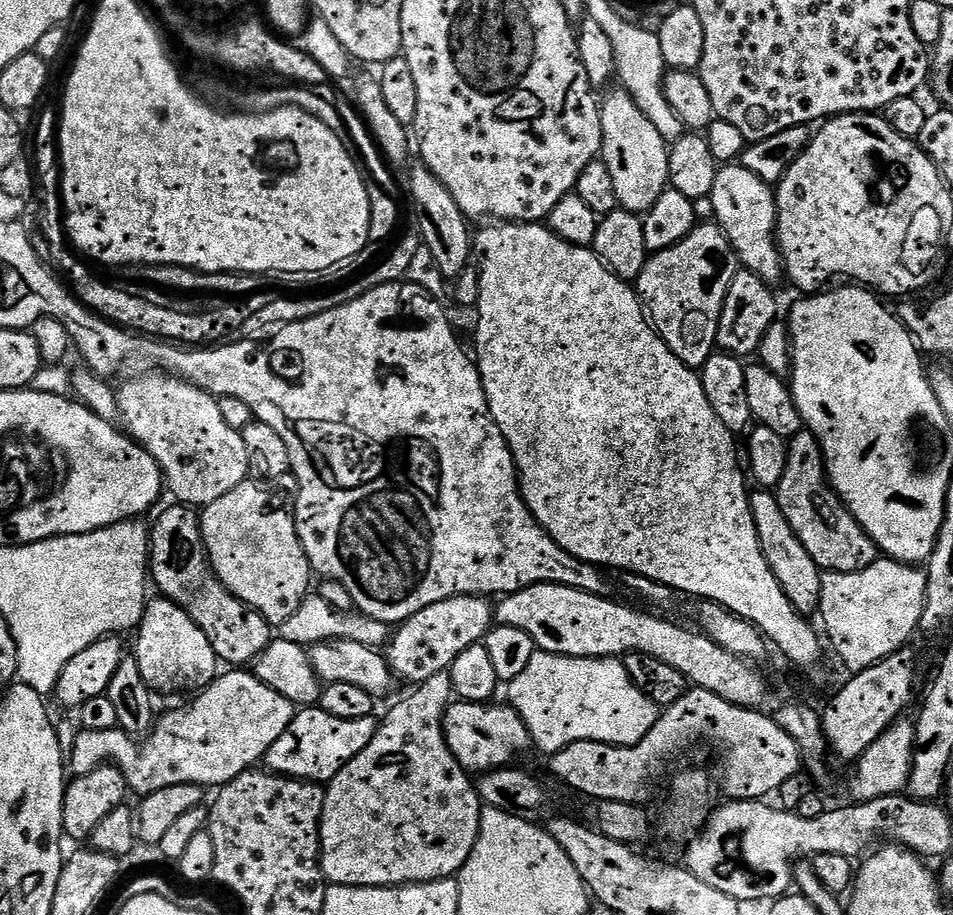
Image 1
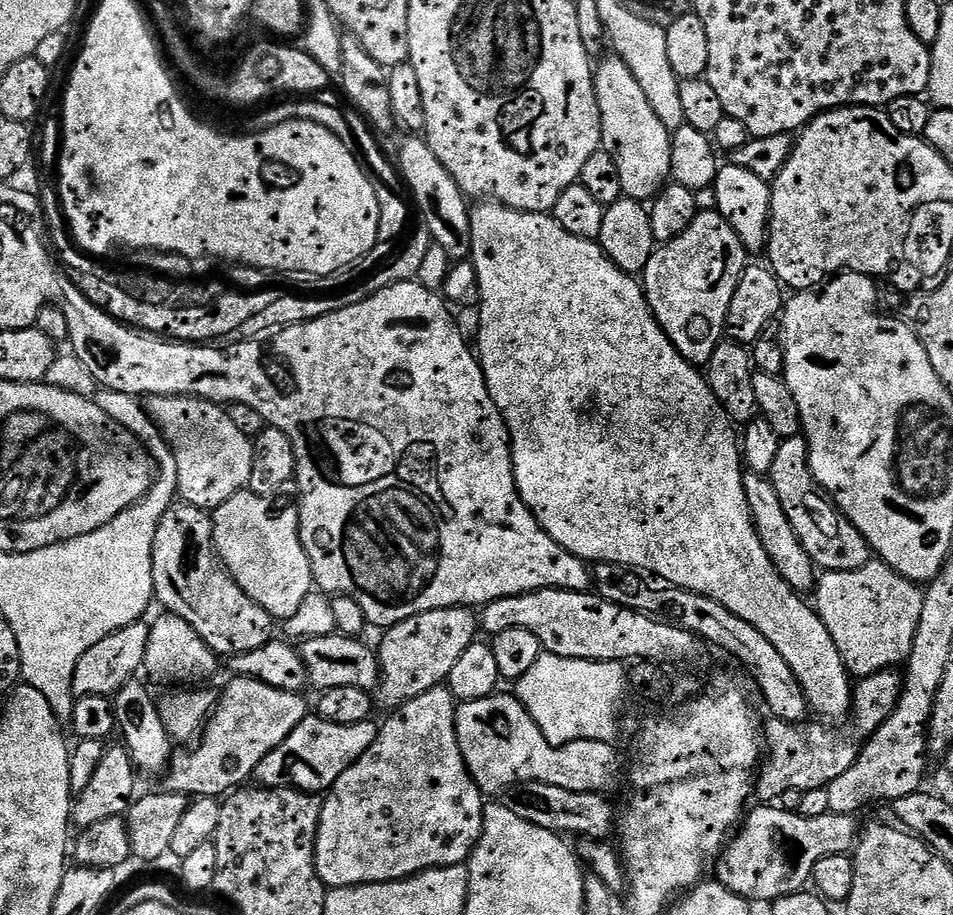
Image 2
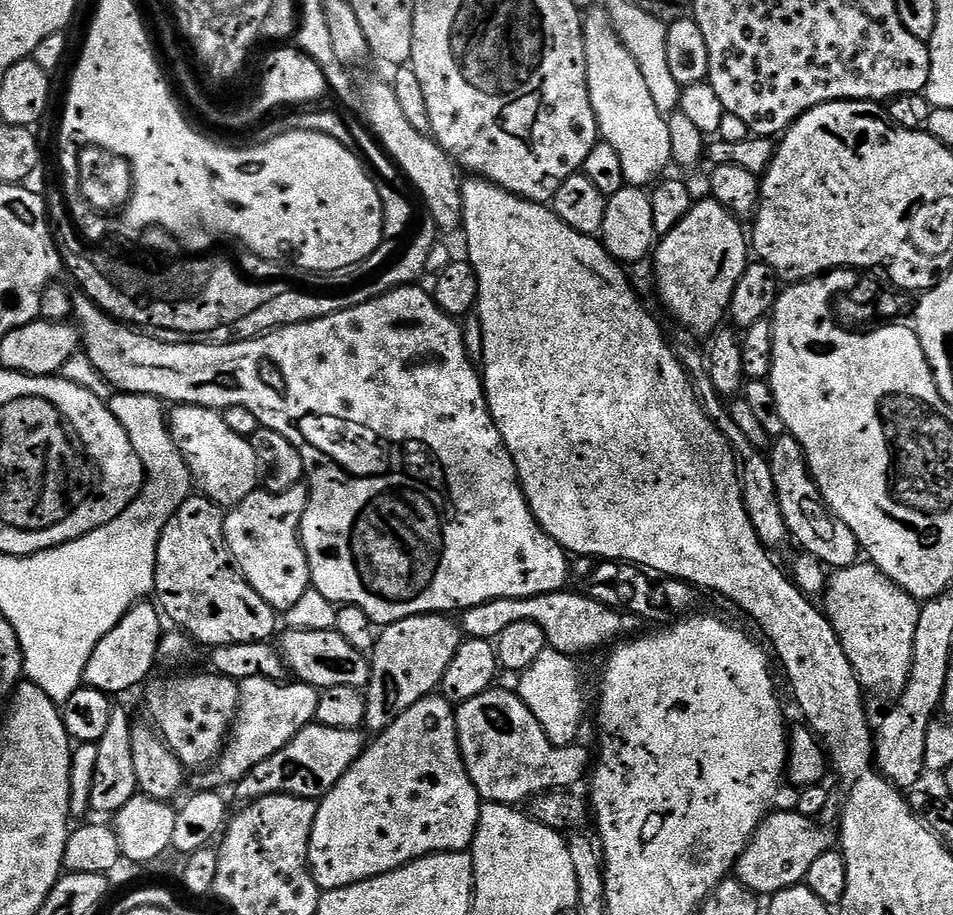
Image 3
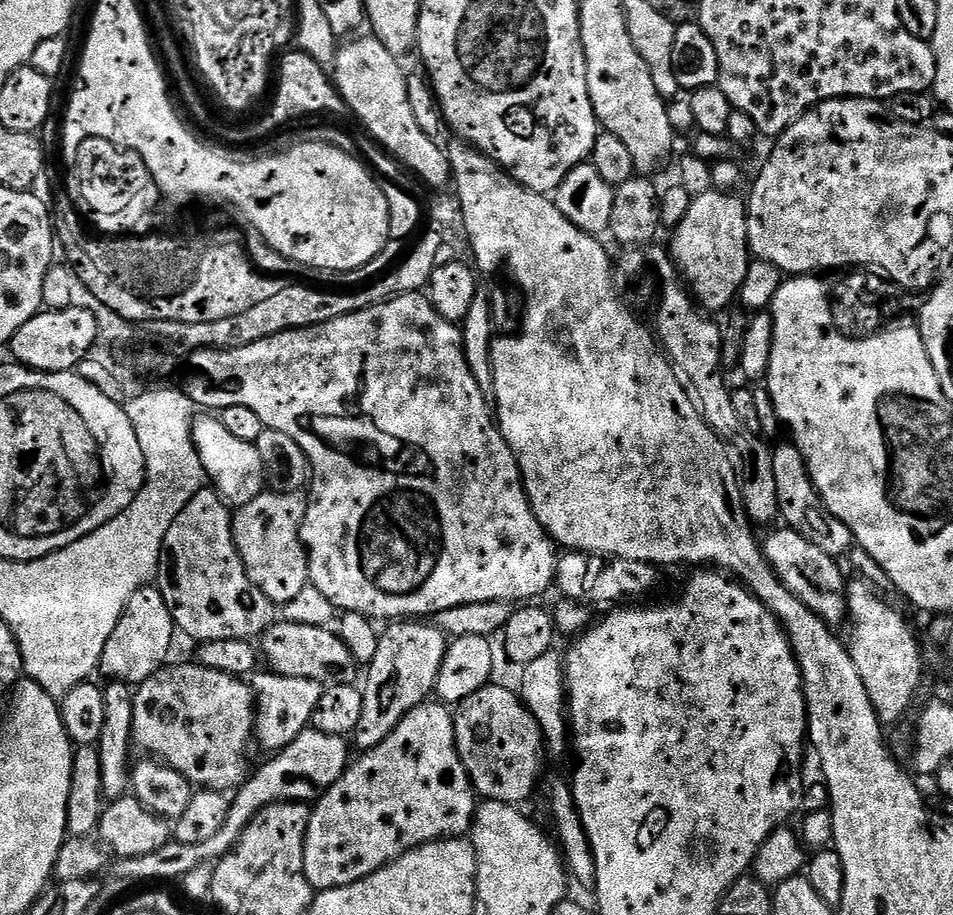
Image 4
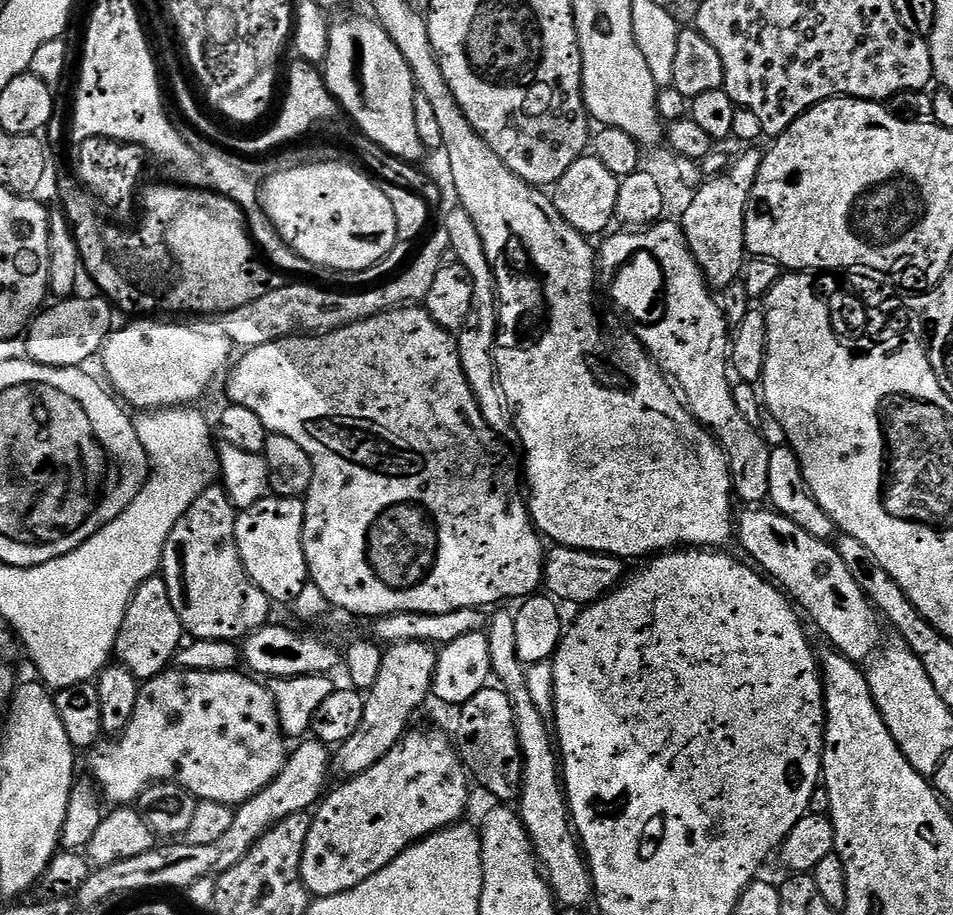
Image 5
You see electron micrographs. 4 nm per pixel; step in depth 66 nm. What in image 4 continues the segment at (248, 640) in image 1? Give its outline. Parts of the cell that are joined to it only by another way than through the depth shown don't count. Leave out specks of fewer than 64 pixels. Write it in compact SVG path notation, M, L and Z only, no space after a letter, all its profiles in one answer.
M205 486L201 488L198 494L194 494L194 498L190 498L190 502L182 510L182 514L178 514L178 518L174 518L174 522L170 526L170 530L164 539L164 551L160 553L160 567L158 569L158 587L162 598L166 598L166 606L170 606L170 614L174 618L177 629L179 629L183 635L185 632L186 635L193 636L196 642L203 642L205 640L255 641L257 638L263 636L278 620L277 605L273 604L270 598L266 598L266 594L262 594L262 590L258 590L258 586L254 586L254 582L250 582L248 571L242 562L242 558L238 554L236 543L234 542L234 534L232 533L233 519L233 509L229 508L228 505L221 500L215 488Z

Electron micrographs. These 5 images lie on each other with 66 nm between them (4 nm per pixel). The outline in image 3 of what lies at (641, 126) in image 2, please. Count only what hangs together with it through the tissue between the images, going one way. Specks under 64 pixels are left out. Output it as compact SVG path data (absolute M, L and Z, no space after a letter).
M597 6L583 17L582 23L588 89L596 115L599 139L618 150L625 185L647 189L655 185L672 164L668 121L660 113L658 106L654 106L654 98L650 98L650 90L642 79L642 70L638 62L634 62L630 50L626 50L626 46L620 41L620 35L616 33L616 27L607 11Z

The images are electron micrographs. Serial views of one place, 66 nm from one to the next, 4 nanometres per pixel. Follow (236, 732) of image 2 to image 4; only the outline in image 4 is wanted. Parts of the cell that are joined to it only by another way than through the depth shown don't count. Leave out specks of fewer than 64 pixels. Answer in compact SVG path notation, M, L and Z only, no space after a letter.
M271 670L257 671L251 677L250 683L253 692L256 693L254 736L268 754L275 754L280 749L290 746L290 742L294 742L298 734L302 734L310 727L314 710L318 710L318 702L325 690L325 685L310 678L286 678Z

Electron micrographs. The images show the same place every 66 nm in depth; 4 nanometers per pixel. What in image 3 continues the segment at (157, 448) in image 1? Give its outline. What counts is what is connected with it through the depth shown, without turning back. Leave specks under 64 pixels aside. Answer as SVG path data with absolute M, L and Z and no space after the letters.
M181 404L170 412L170 427L174 442L188 462L195 487L221 509L231 510L257 491L260 480L258 458L249 437L234 434L226 426L223 415L215 408Z

